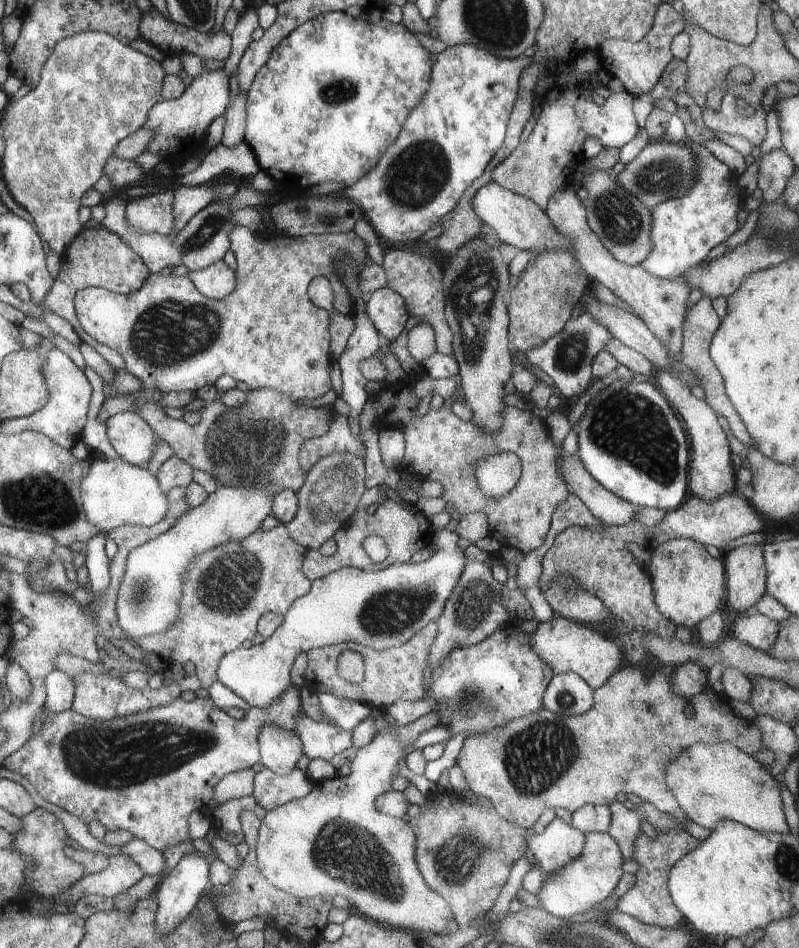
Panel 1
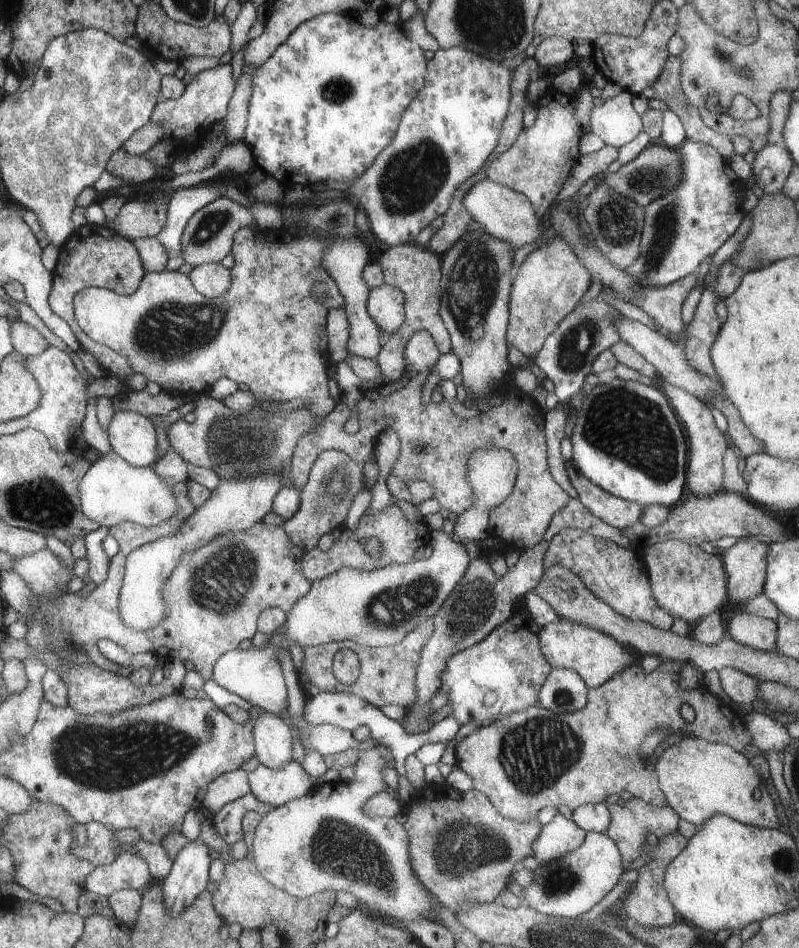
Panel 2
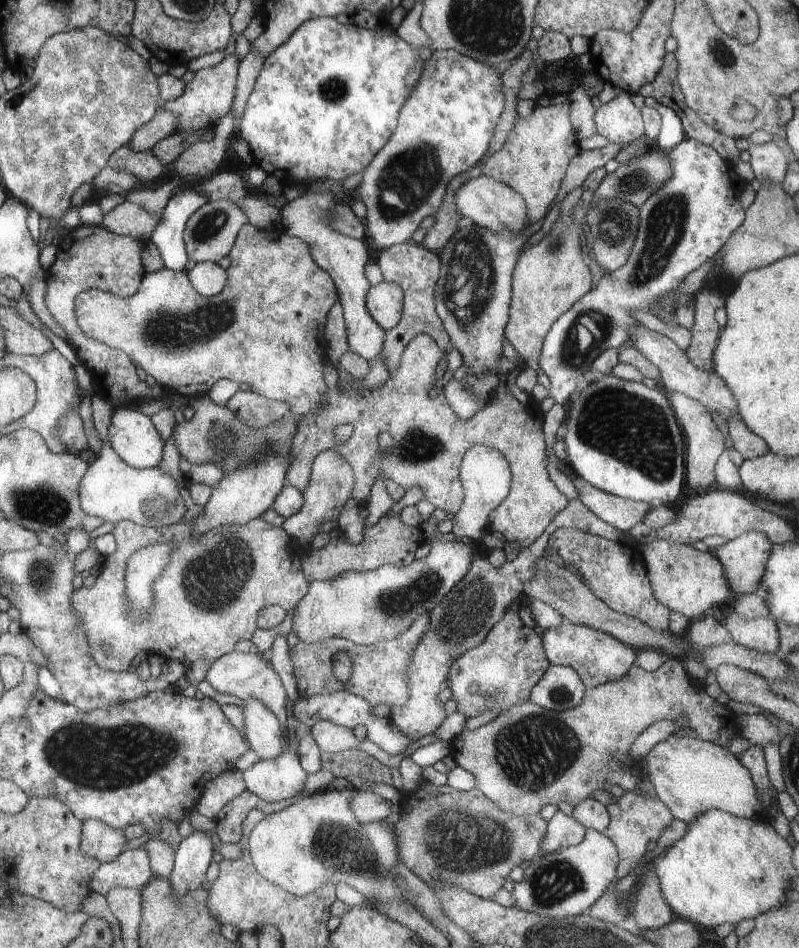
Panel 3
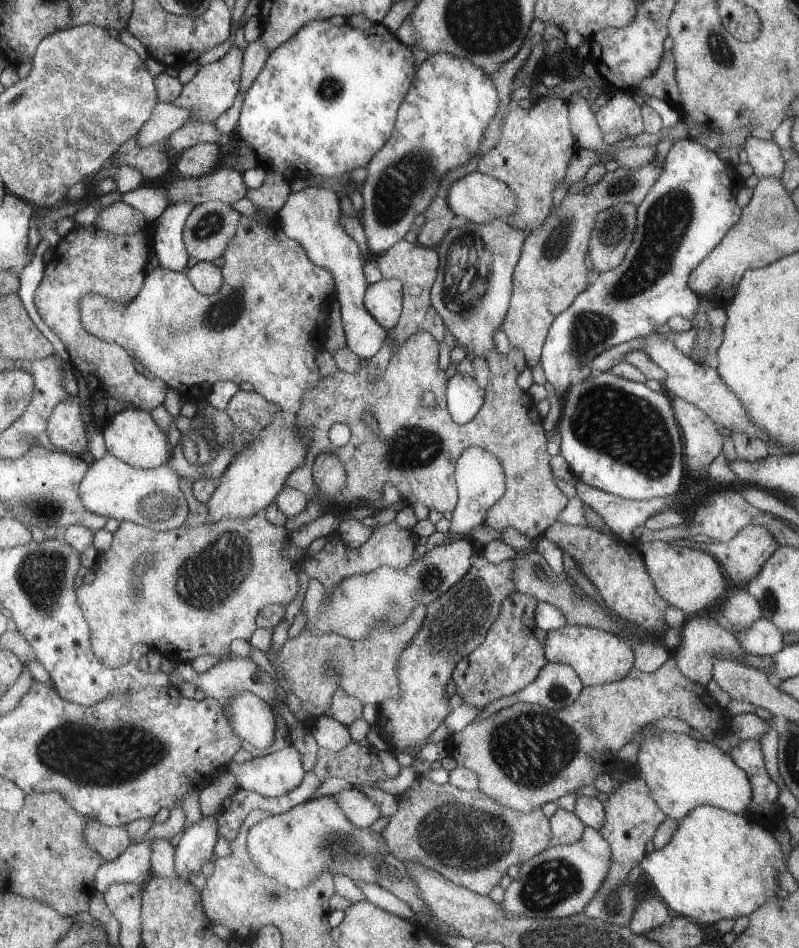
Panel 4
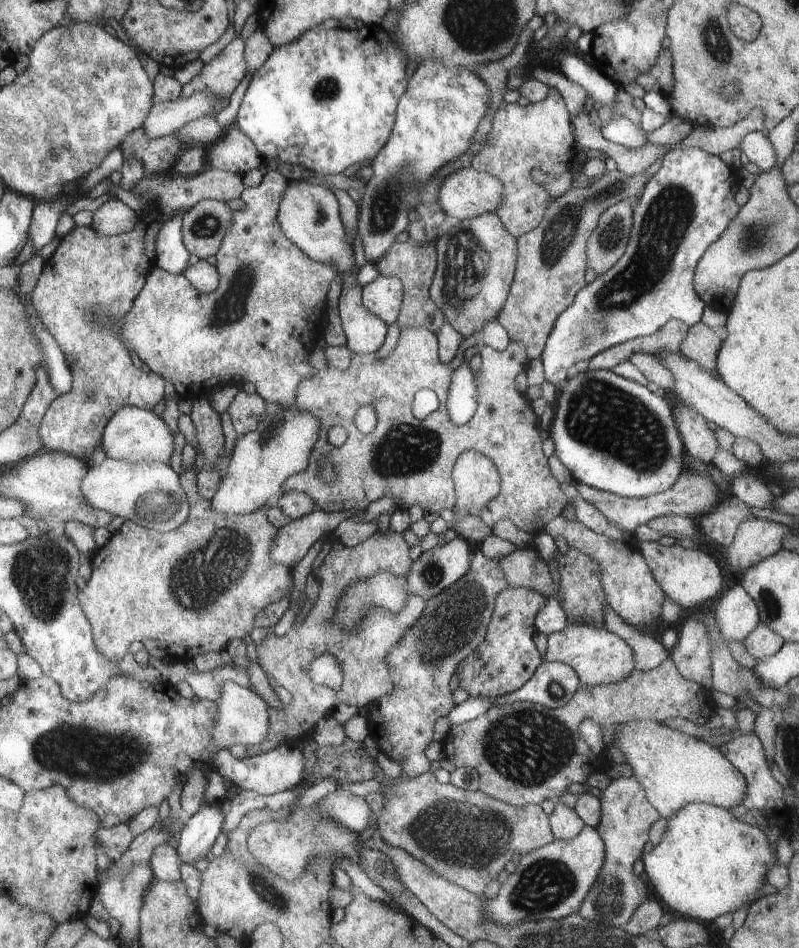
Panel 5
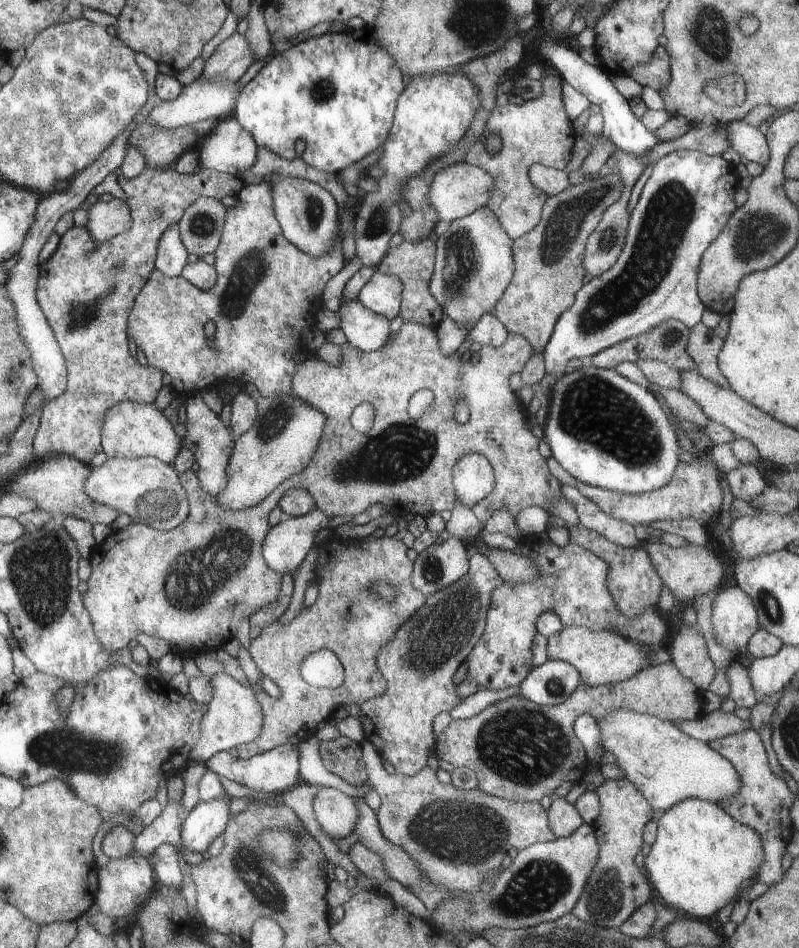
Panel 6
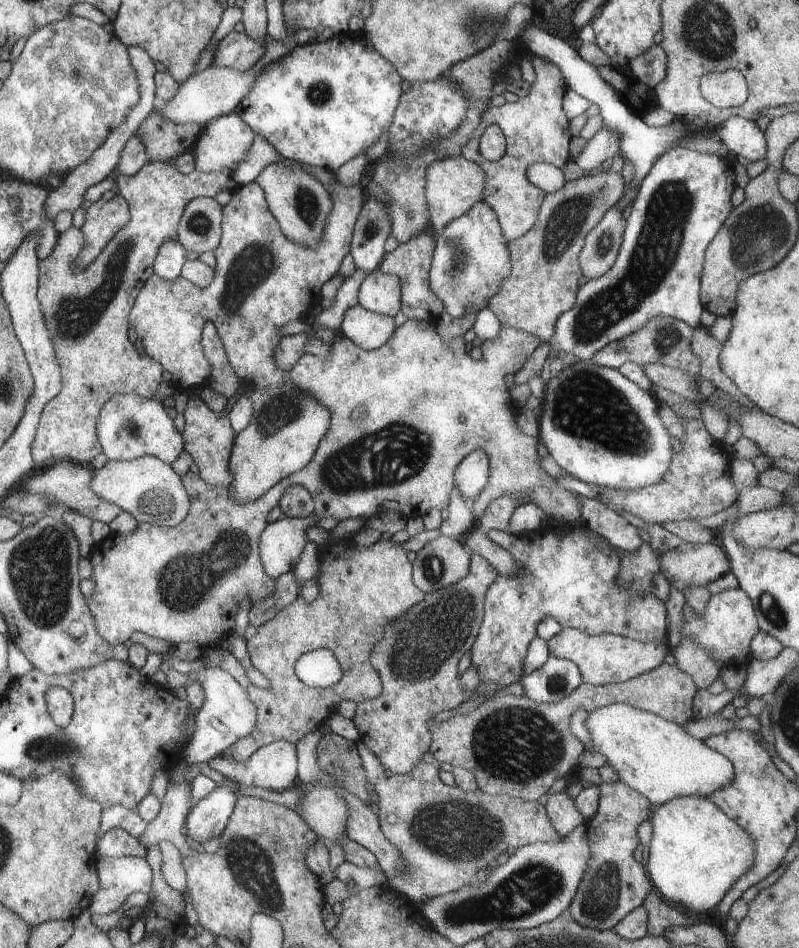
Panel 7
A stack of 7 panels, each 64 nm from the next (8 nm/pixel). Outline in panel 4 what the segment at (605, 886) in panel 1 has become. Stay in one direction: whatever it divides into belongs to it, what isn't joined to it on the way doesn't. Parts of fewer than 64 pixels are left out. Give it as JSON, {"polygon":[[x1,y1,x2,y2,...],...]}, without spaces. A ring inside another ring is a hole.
{"polygon":[[585,828,575,844,547,846,537,856,529,858,519,866,519,876,503,892,499,906,507,918,537,918,537,920,559,920,579,916,599,890,611,862,609,844,599,836,597,830]]}

